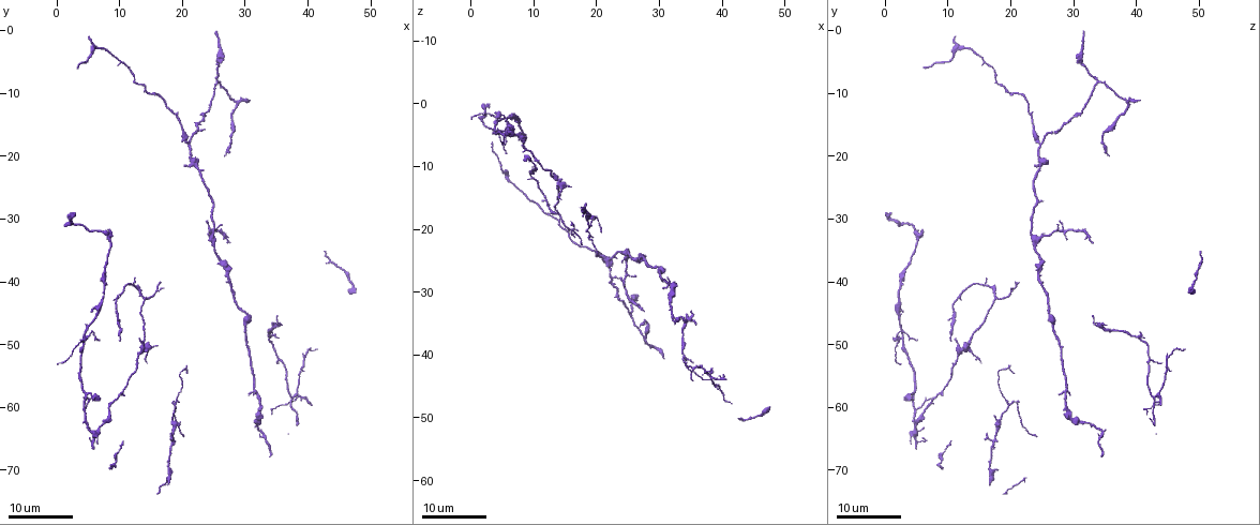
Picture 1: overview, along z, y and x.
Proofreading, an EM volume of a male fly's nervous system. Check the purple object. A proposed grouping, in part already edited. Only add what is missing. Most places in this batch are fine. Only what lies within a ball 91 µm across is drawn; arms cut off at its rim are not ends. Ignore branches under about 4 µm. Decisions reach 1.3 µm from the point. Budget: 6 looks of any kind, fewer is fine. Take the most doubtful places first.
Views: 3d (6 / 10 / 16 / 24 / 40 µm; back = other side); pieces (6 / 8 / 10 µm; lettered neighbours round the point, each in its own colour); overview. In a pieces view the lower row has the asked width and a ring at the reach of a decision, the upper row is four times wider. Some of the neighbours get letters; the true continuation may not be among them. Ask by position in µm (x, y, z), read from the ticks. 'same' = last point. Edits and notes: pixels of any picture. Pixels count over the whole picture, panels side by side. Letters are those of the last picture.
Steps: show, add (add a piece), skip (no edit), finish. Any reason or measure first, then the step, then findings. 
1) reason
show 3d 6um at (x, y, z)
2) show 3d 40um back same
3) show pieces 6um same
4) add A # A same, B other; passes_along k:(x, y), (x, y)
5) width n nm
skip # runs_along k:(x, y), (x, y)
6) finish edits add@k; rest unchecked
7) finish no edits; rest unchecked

end of a long branch
show 3d 16um at (2.5, 29.0, 0.0)

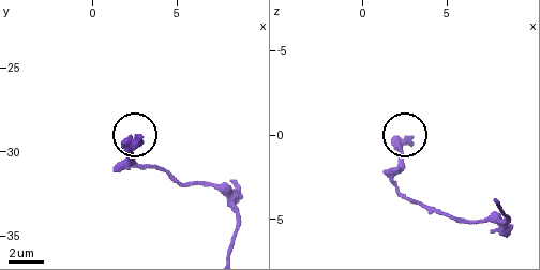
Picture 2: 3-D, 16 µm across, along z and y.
show pieces 8um at (2.8, 29.1, 0.2)

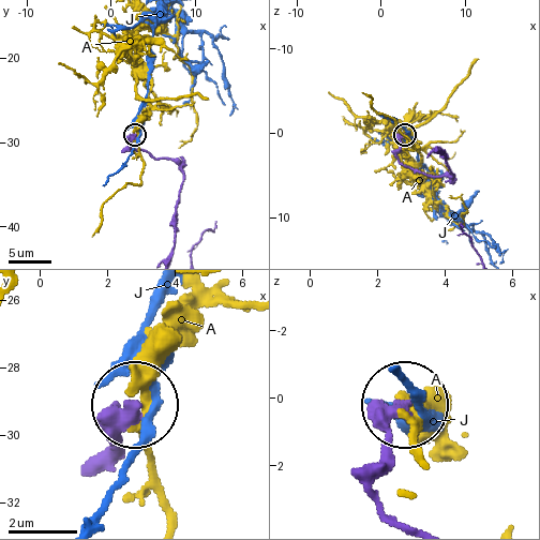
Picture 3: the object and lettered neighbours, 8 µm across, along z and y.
skip # A other, J other; runs_along 3:(388, 519), (371, 476), (383, 432), (402, 409); none of them fits

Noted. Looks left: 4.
an open end
show 3d 24um at (25.0, 0.5, 31.5)

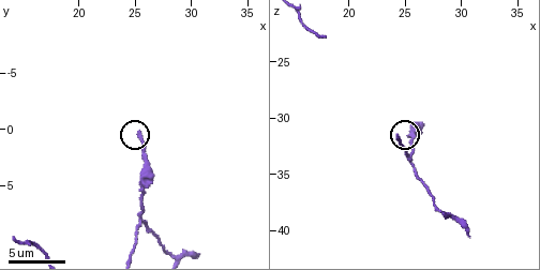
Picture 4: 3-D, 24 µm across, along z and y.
see the neighbours
show pieces 8um same

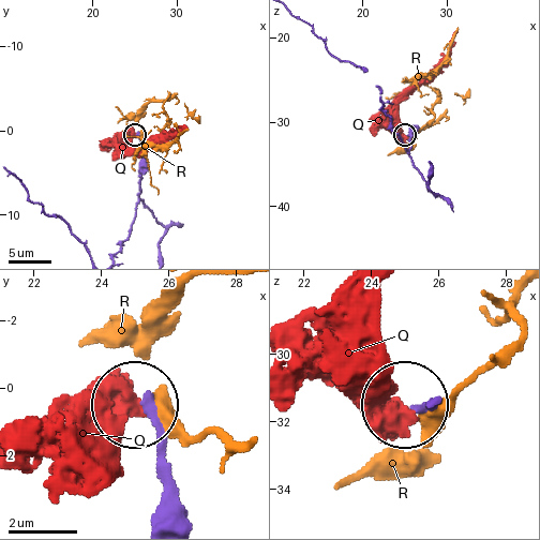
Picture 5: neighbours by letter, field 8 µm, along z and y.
skip # Q other, R other; no lettered piece goes on from it

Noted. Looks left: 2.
show 3d 24um at (3.5, 5.5, 6.0)

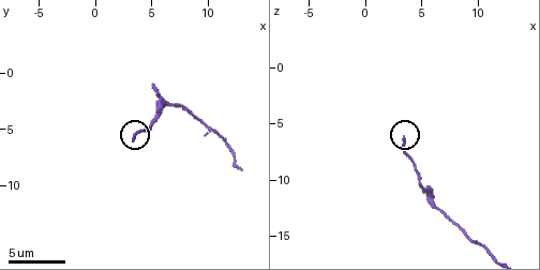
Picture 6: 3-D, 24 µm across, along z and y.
show pieces 10um at (3.2, 6.0, 6.2)

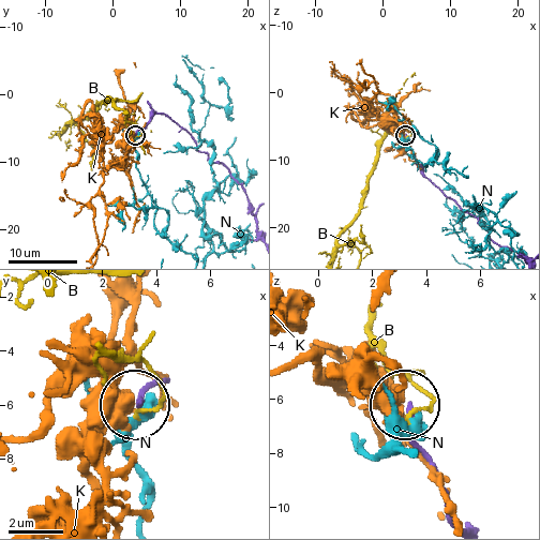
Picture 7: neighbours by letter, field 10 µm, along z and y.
skip # B other, K other, N other; runs_along 7:(476, 219), (426, 177), (406, 135); none of them fits

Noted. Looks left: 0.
finish no edits; rest unchecked

